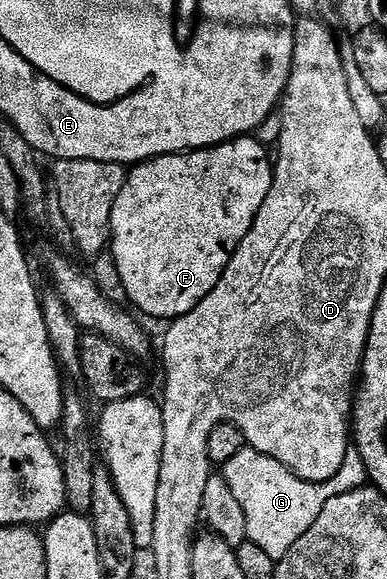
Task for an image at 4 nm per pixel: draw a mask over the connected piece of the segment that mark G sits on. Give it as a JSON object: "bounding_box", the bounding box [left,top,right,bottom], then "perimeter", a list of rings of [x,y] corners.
{"bounding_box":[223,446,367,561],"perimeter":[[[248,446],[239,450],[231,462],[223,465],[223,475],[239,506],[243,506],[243,514],[247,517],[248,540],[267,550],[267,554],[271,554],[276,561],[283,559],[287,550],[291,550],[291,546],[295,546],[295,542],[299,542],[299,538],[303,538],[303,534],[315,526],[315,518],[323,514],[323,506],[327,506],[331,498],[364,488],[367,484],[365,463],[355,446],[347,450],[339,474],[327,482],[307,482],[287,470],[287,466],[275,462],[275,458]]]}

